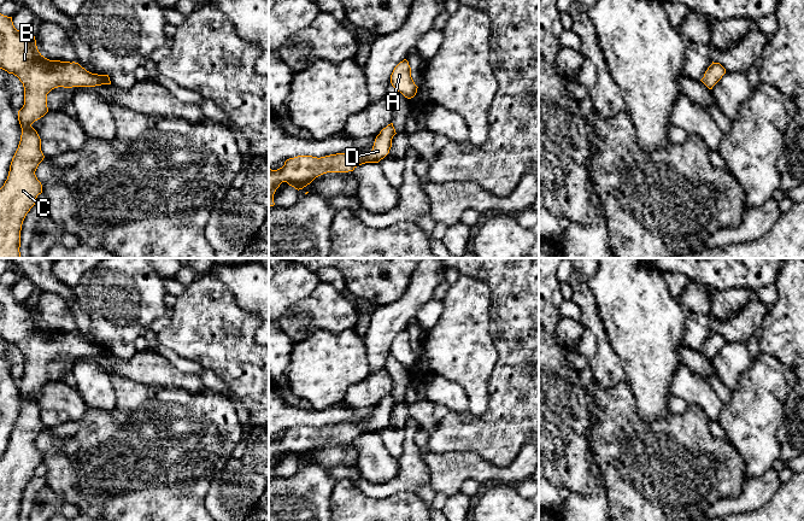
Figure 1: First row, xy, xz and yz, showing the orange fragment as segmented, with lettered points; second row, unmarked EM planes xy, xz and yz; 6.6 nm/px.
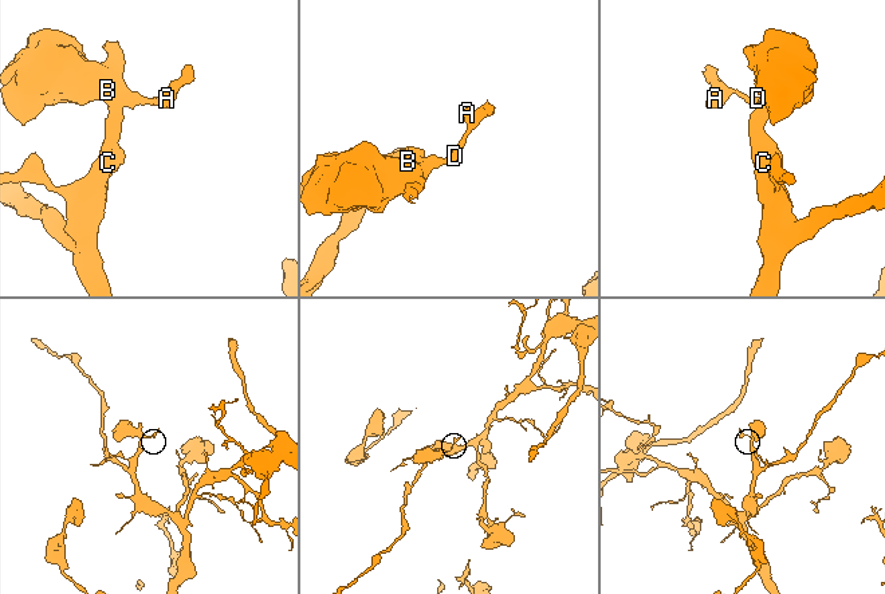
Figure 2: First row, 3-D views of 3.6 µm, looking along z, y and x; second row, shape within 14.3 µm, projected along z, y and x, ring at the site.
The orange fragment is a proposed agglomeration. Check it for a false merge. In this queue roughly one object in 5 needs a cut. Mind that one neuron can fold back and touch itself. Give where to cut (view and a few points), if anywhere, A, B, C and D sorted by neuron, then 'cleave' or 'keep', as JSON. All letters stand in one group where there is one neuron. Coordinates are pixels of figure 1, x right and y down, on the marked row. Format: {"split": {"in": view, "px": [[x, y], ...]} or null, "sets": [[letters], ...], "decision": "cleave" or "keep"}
{"split": null, "sets": [["A", "B", "C", "D"]], "decision": "keep"}

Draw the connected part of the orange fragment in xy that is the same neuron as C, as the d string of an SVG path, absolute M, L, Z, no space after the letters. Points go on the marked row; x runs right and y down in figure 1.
M0 13L0 69L17 76L24 87L24 105L18 111L22 128L20 141L12 158L7 180L0 188L0 258L20 258L22 224L27 213L35 205L35 199L42 193L42 185L35 171L45 156L41 151L41 139L31 124L48 112L47 94L58 87L111 84L108 75L92 74L75 62L45 58L37 49L35 36L27 39L24 33L14 28L12 17Z

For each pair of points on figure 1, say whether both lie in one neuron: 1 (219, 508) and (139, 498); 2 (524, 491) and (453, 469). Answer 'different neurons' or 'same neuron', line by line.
1: different neurons
2: different neurons

